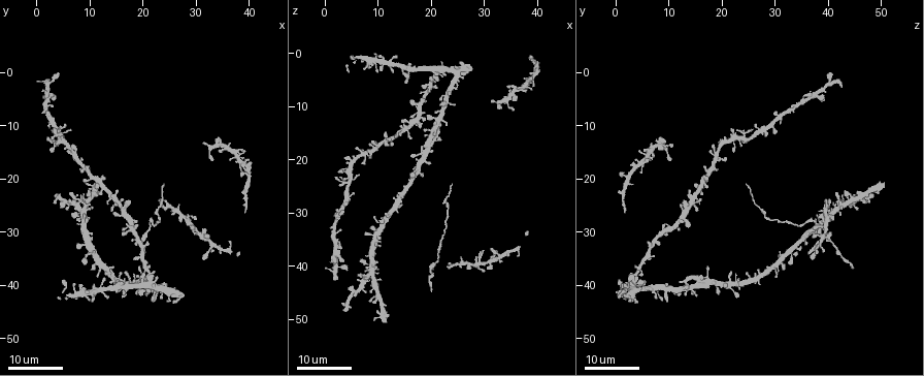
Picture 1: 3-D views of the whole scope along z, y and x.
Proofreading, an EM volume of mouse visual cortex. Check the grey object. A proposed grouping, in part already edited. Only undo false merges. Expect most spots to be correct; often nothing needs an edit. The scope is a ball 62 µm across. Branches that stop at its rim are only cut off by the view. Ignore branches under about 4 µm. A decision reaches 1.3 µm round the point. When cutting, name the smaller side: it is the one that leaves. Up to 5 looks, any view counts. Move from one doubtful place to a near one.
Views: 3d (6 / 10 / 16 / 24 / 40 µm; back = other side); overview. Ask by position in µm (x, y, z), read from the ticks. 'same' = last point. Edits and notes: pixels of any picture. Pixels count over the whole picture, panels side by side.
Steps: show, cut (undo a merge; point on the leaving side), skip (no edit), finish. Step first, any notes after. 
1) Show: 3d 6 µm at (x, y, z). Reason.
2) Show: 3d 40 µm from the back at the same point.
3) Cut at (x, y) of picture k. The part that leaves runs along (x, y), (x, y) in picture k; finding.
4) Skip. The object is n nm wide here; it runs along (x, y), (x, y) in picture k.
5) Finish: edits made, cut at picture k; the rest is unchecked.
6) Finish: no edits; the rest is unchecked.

Show: 3d 16 µm at (8.5, 26.0, 41.0). Looks like a crossing.

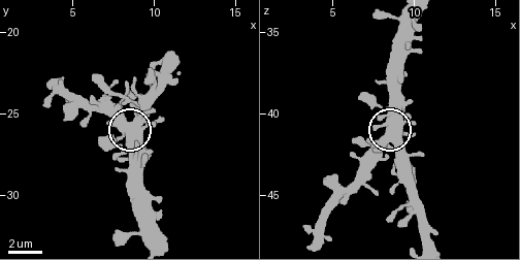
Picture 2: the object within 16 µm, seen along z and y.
Show: 3d 6 µm at (8.3, 26.3, 41.2).

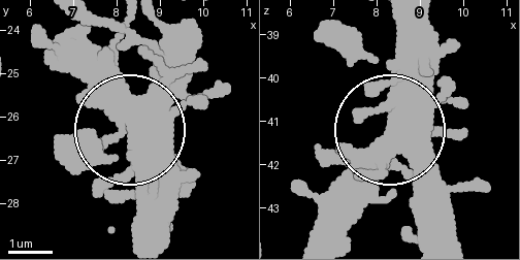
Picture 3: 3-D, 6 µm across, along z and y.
Show: 3d 6 µm from the back at the same point.

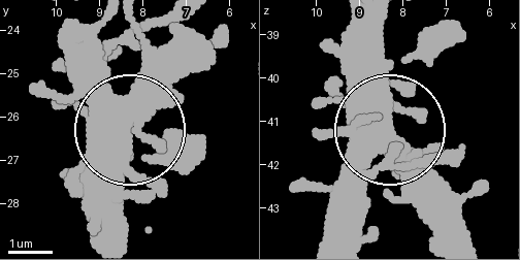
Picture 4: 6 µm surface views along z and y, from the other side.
Skip. 4 arms meet here; one neuron here.

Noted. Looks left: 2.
Show: 3d 16 µm at (10.5, 30.5, 36.5).

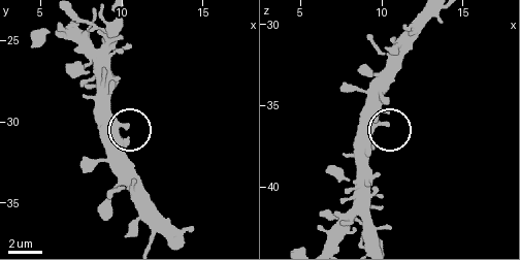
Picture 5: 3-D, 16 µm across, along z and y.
Show: 3d 10 µm at (10.2, 30.3, 36.2). Closer look.

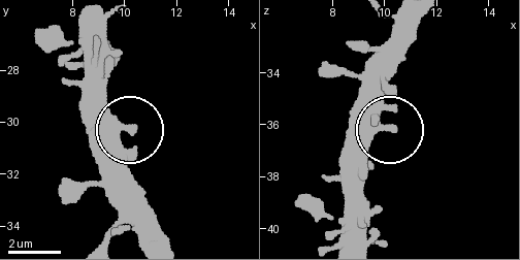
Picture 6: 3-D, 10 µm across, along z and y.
Skip. The object is 570 nm wide here; it runs along (165, 240), (121, 148), (123, 129), (107, 100), (111, 63) in picture 6; one neuron here.

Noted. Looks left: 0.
Finish: no edits; the rest is unchecked.

